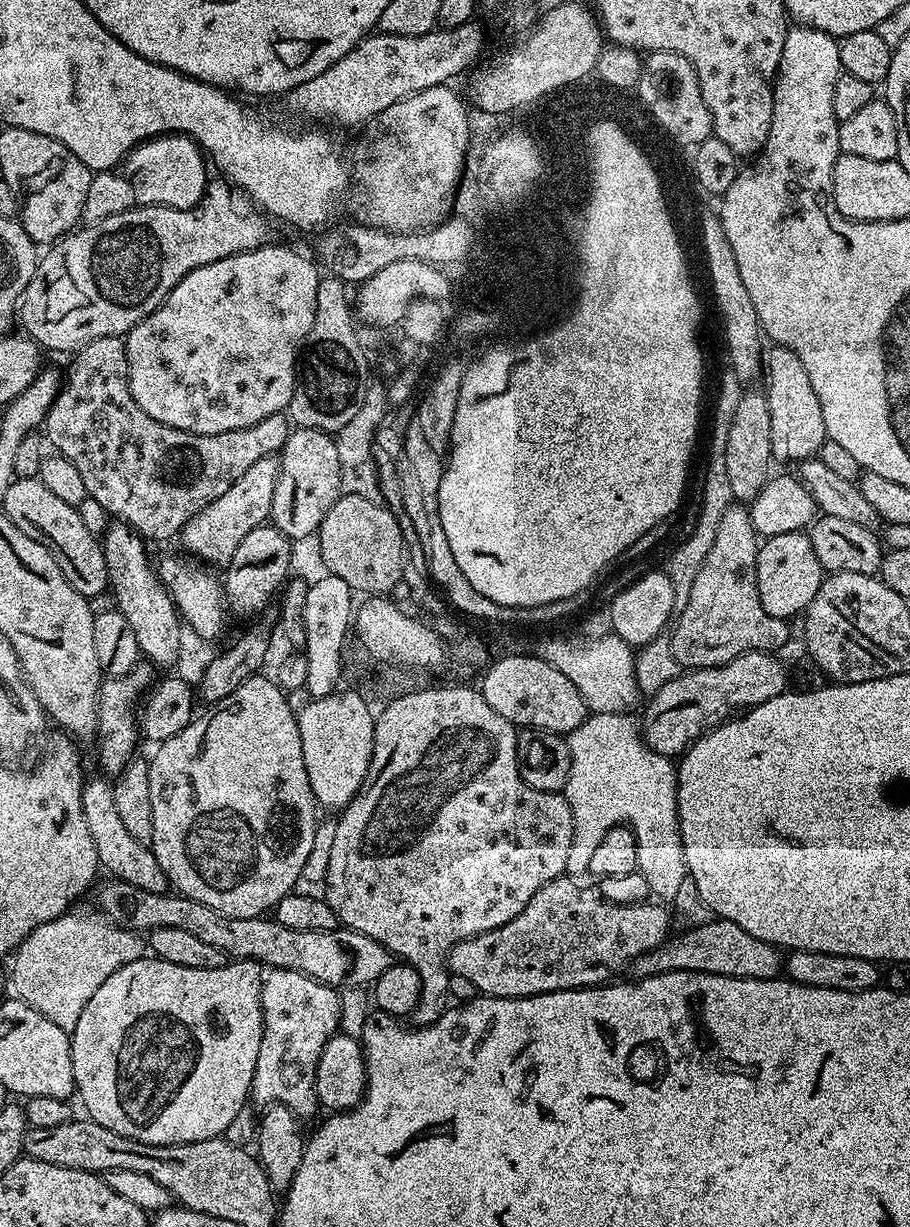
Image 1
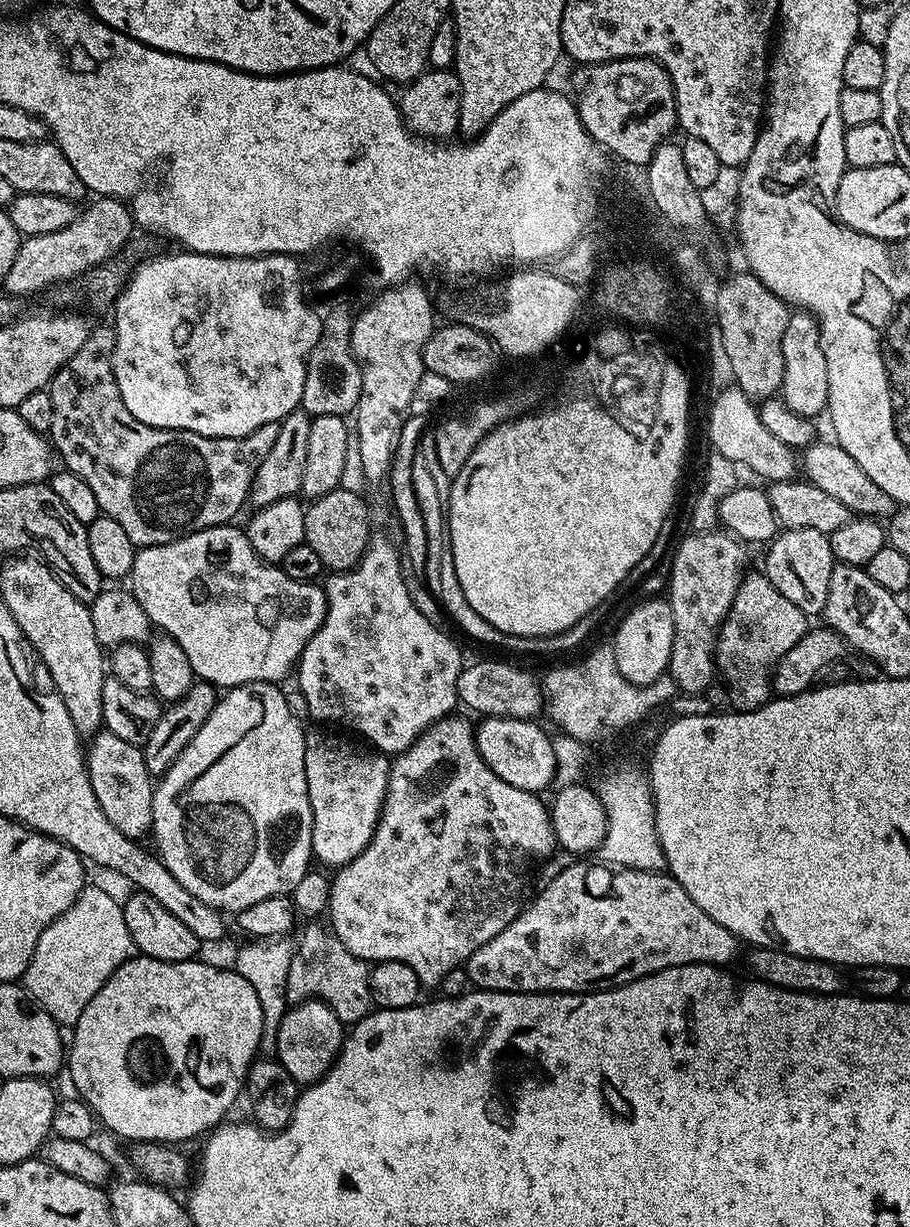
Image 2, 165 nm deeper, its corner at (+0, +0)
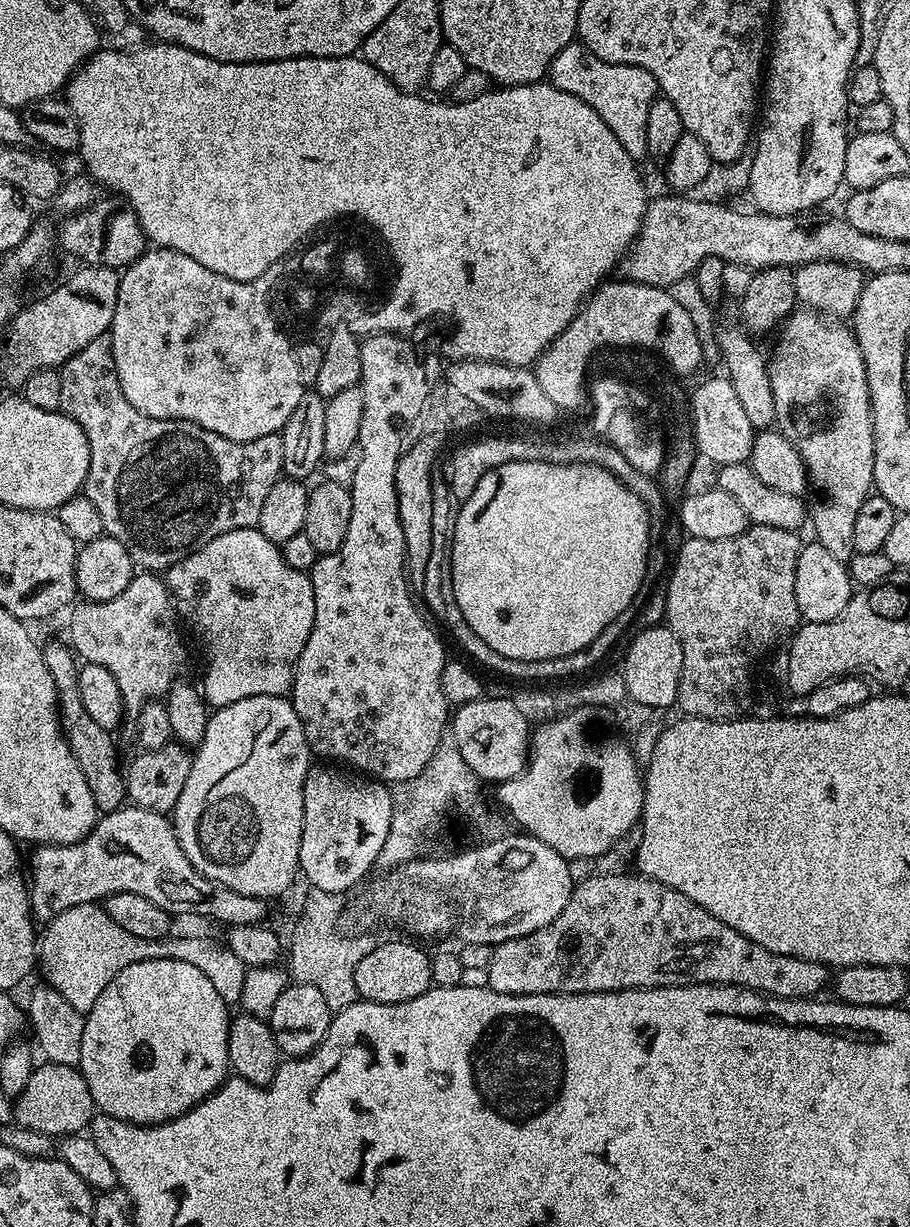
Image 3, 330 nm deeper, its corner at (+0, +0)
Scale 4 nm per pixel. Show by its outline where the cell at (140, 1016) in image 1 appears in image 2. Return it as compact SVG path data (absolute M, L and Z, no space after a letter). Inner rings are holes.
M135 955L118 966L94 998L82 1011L81 1017L71 1029L70 1047L66 1052L66 1068L80 1091L80 1099L92 1109L95 1119L100 1120L116 1136L135 1142L180 1142L203 1137L225 1119L236 1099L241 1099L248 1079L248 1067L257 1059L262 1038L263 1012L258 997L250 983L235 970L216 969L212 964L200 964L199 959L182 962L162 962L149 956Z

